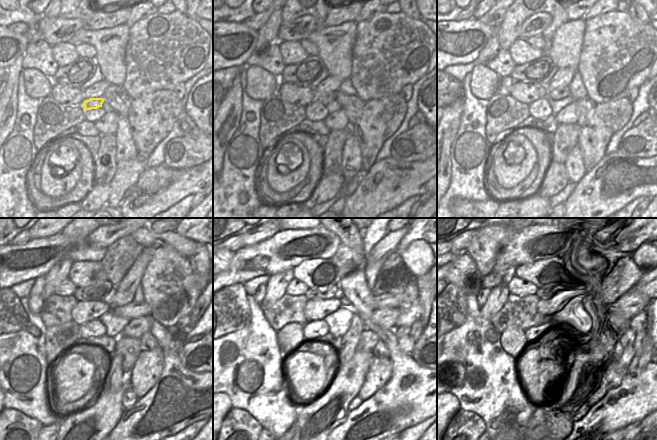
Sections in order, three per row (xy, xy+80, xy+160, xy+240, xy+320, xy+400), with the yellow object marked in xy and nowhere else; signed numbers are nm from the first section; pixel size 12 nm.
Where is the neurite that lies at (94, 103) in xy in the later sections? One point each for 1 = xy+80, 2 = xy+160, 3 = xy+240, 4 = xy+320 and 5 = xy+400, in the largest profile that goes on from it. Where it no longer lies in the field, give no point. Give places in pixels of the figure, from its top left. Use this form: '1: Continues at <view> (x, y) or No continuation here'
1: Continues at xy+80 (326, 98)
2: Continues at xy+160 (557, 94)
3: Continues at xy+240 (133, 310)
4: Continues at xy+320 (405, 293)
5: Continues at xy+400 (640, 288).

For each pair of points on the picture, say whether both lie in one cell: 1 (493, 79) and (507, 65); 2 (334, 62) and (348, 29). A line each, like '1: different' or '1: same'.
1: different
2: same

